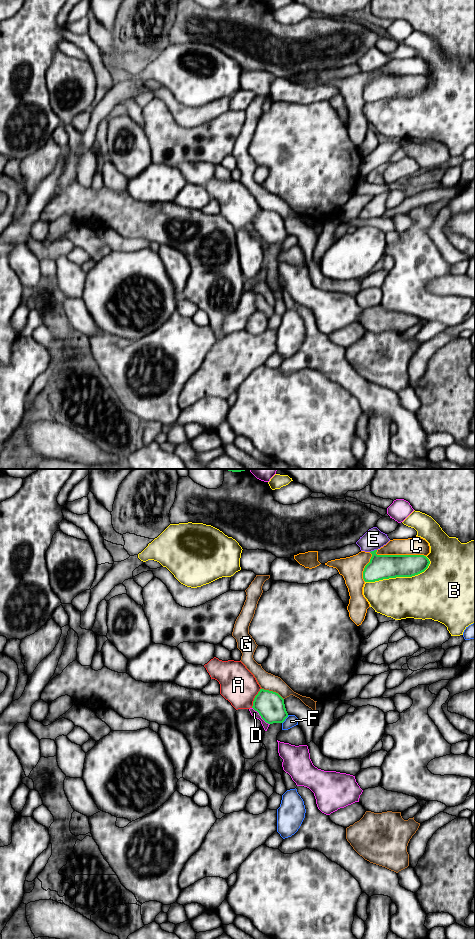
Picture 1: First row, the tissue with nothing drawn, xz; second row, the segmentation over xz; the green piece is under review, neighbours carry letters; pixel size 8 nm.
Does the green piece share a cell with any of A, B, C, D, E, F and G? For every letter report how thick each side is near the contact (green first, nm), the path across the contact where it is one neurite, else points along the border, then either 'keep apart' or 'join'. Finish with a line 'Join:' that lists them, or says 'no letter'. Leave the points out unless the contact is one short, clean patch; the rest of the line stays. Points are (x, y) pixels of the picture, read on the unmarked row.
A: 220 nm thick on the green side, 300 nm on the other; join
B: 200 nm thick on the green side, 360 nm on the other; keep apart
C: 200 nm thick on the green side, 140 nm on the other; keep apart
D: 220 nm thick on the green side, 50 nm on the other; keep apart
E: 200 nm thick on the green side, 170 nm on the other; keep apart
F: 220 nm thick on the green side, 90 nm on the other; keep apart
G: 220 nm thick on the green side, 140 nm on the other; keep apart
Join: A

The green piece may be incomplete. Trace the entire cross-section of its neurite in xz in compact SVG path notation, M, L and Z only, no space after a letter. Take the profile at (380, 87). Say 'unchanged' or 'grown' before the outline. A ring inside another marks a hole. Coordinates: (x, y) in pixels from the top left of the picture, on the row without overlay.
unchanged | M377 70L370 72L372 77L364 88L365 102L412 97L424 92L430 84L424 75L377 75L376 72Z

